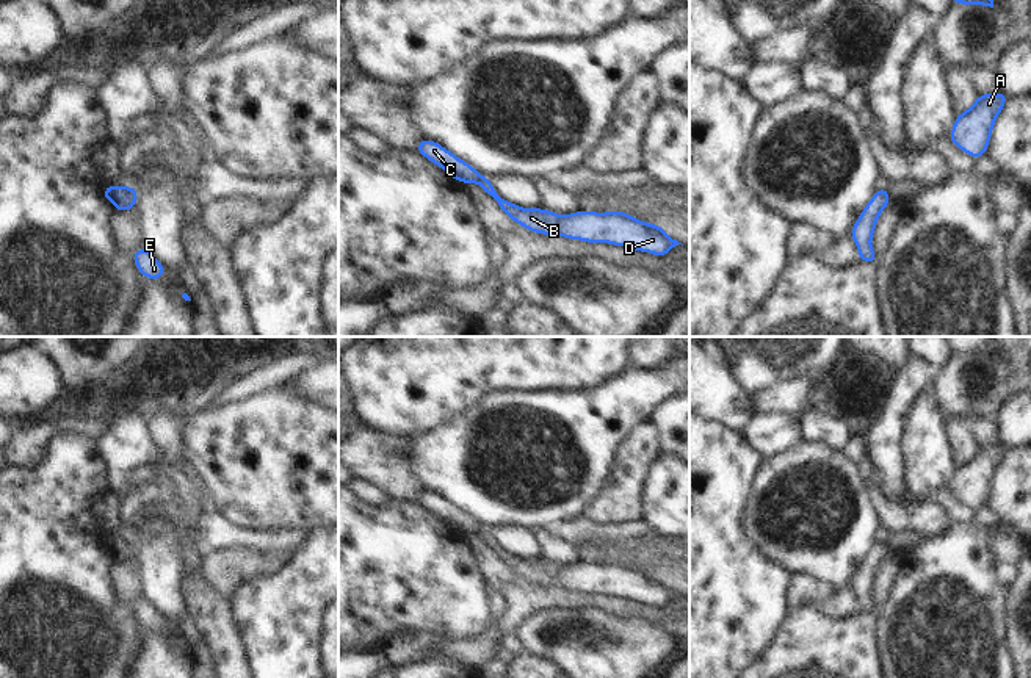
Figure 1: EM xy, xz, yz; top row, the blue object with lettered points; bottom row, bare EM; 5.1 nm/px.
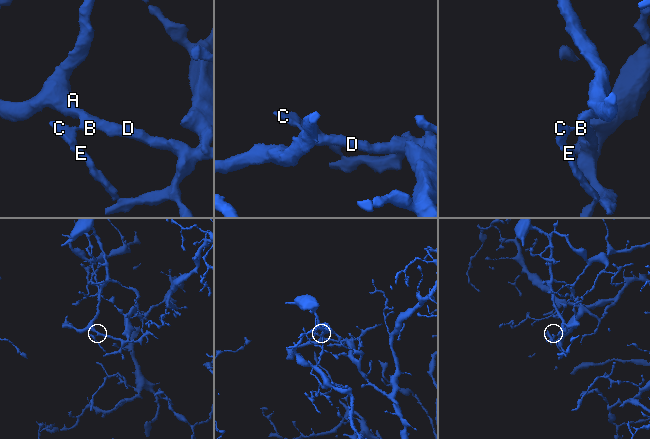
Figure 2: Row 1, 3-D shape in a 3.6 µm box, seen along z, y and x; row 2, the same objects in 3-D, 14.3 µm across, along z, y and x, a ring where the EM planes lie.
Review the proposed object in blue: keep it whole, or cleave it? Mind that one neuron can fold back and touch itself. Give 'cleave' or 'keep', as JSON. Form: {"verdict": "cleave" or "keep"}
{"verdict": "cleave"}

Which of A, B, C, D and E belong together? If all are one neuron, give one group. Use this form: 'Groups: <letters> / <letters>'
Groups: A B D / C E

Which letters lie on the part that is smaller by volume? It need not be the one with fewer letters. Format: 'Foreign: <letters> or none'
Foreign: A, B, D

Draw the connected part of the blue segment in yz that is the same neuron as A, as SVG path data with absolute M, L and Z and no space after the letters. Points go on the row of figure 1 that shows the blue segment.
M1004 89L1000 94L978 94L975 103L956 116L948 139L975 160L987 155L993 124L1006 100Z

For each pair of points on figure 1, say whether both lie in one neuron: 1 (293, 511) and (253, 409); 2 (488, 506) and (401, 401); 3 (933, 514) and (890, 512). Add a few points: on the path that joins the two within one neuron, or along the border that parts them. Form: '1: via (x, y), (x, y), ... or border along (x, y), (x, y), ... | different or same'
1: via (289, 486), (289, 473), (253, 434) | same
2: border along (459, 415), (431, 429), (395, 436) | different
3: via (922, 517), (901, 515) | same

